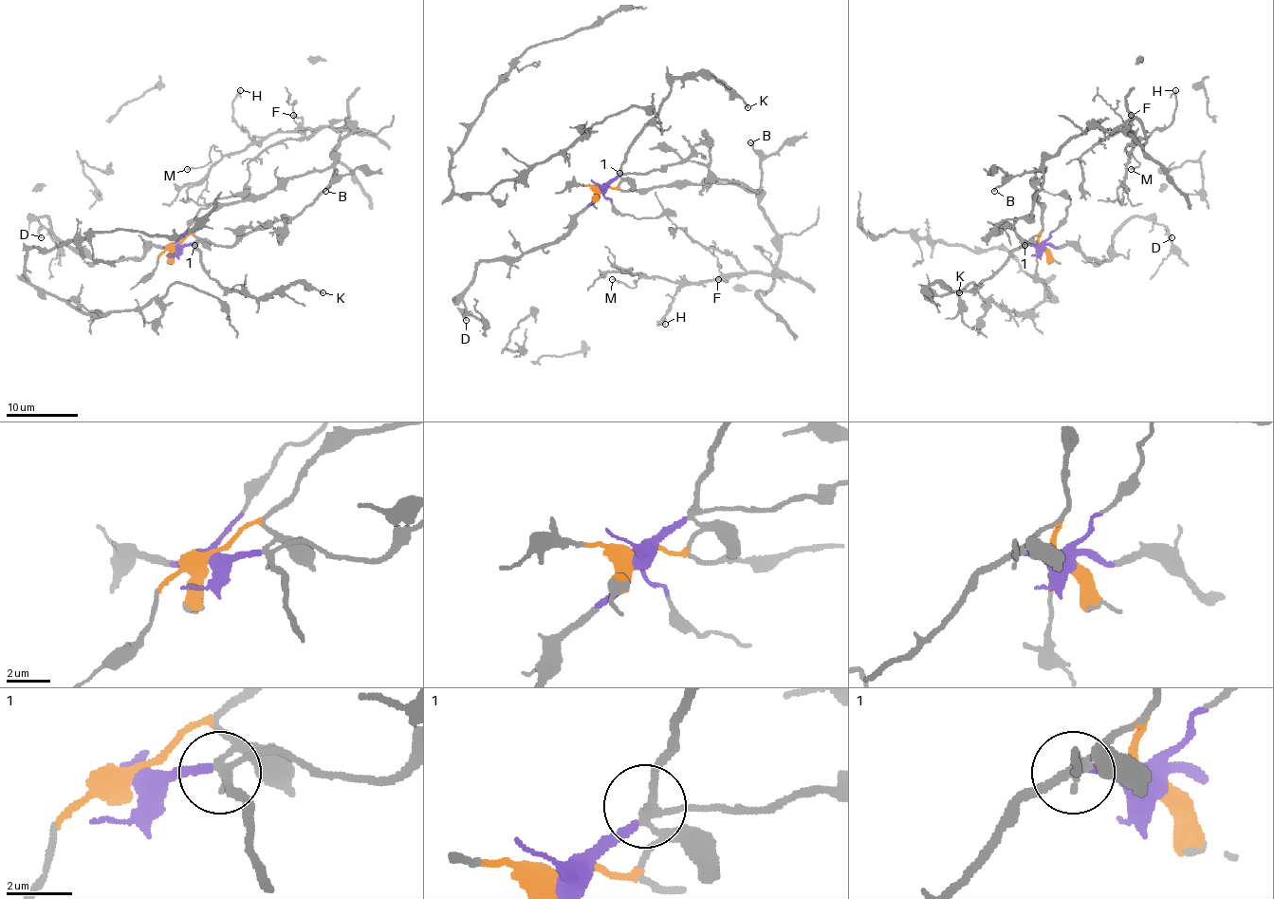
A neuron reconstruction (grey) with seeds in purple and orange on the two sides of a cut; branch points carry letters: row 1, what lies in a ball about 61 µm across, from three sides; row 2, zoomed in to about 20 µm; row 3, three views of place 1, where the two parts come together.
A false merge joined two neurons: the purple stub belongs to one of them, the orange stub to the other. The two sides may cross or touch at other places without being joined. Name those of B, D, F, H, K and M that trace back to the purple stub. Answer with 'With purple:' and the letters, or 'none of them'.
With purple: D, K

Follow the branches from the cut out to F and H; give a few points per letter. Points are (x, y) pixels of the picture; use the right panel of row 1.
F: (1041, 244), (1043, 212), (1033, 179), (1043, 163), (1071, 138), (1087, 131), (1127, 129), (1131, 115)
H: (1041, 244), (1043, 212), (1033, 179), (1044, 161), (1087, 131), (1125, 127), (1137, 140), (1165, 129), (1175, 89)

